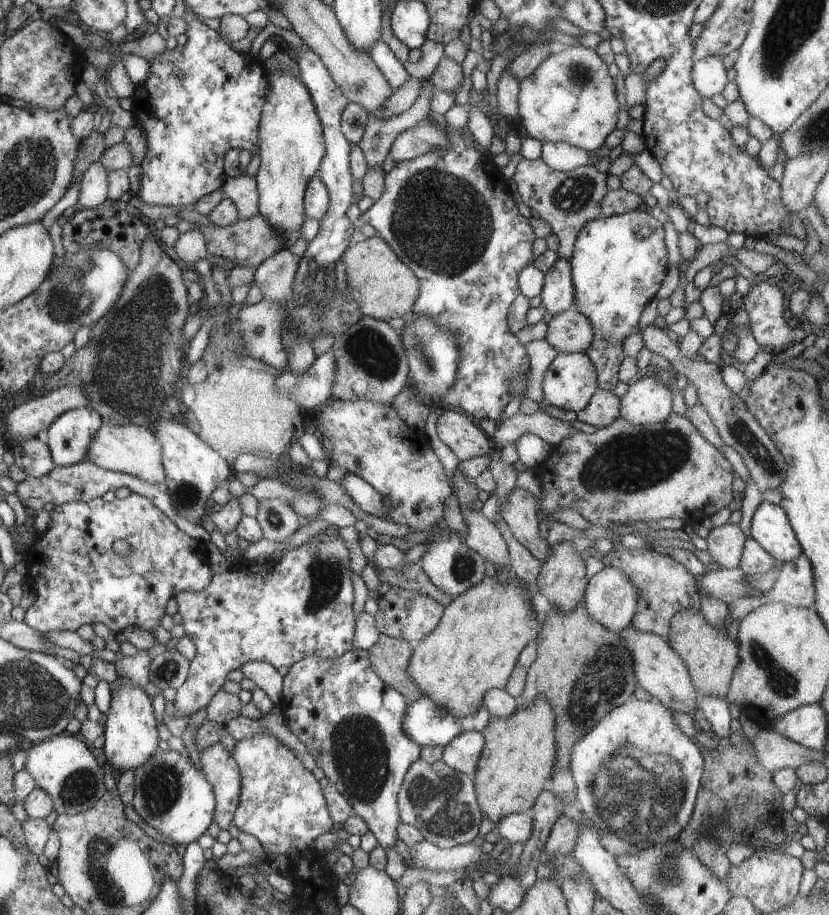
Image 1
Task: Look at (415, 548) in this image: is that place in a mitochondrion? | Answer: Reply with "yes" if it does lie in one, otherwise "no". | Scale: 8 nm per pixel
no

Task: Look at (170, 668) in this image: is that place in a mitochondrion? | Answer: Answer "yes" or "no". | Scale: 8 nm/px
yes

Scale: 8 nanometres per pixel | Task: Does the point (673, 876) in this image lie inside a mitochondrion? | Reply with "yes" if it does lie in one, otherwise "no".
yes

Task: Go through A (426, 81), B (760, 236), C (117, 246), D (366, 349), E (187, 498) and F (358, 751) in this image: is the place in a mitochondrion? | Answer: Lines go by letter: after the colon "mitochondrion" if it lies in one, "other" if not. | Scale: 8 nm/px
A: other
B: other
C: other
D: mitochondrion
E: mitochondrion
F: mitochondrion

